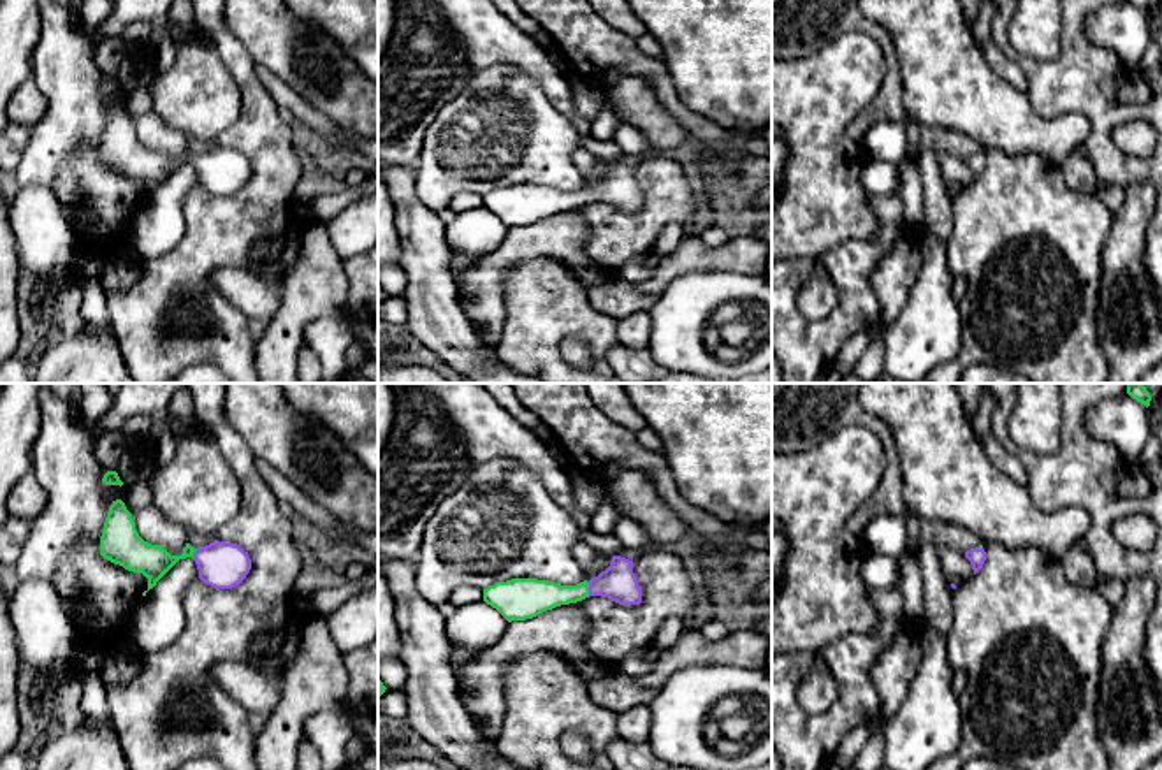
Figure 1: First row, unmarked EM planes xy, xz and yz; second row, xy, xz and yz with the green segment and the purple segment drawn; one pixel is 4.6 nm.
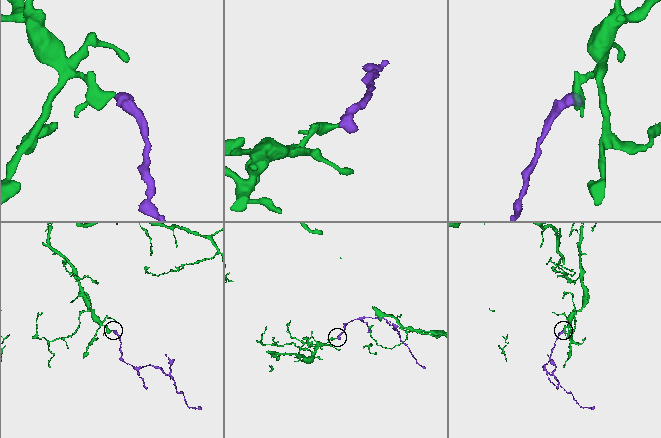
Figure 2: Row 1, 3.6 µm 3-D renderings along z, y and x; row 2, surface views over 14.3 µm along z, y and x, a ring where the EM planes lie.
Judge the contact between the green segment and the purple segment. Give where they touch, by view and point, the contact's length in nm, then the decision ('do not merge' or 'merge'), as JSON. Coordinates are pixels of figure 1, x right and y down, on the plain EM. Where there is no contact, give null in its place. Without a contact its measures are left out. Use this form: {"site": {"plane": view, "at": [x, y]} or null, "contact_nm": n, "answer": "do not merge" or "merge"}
{"site": {"plane": "xz", "at": [588, 196]}, "contact_nm": 60, "answer": "merge"}

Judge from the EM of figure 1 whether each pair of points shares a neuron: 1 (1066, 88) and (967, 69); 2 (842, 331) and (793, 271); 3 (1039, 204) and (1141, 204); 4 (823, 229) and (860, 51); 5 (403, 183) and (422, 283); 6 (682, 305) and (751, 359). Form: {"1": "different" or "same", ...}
{"1": "different", "2": "same", "3": "different", "4": "same", "5": "same", "6": "same"}

